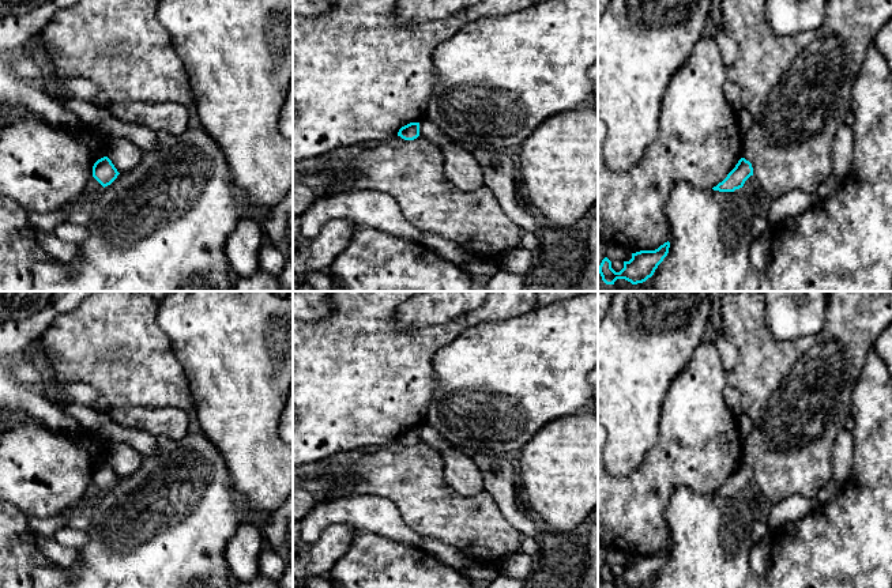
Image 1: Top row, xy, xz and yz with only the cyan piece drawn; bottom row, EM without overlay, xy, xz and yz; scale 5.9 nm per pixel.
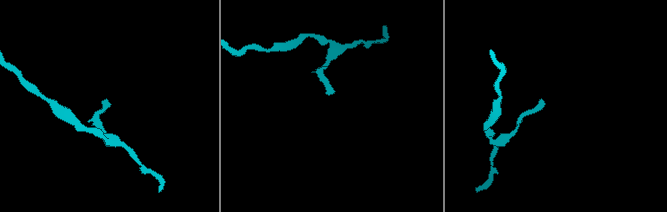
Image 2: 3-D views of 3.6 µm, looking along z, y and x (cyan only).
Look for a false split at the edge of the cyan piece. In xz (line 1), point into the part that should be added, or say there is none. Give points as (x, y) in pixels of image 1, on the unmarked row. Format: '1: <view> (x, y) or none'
1: none

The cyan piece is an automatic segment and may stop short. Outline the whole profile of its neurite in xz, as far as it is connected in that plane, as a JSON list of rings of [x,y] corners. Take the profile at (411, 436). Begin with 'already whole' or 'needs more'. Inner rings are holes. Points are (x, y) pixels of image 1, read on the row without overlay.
already whole; [[[410,427],[402,431],[398,437],[398,441],[400,441],[404,445],[417,444],[419,441],[419,427]]]

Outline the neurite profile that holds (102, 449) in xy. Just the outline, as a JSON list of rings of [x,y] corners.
[[[82,438],[83,444],[89,444],[93,449],[97,451],[98,453],[98,464],[108,461],[109,459],[109,446],[108,444],[102,442],[102,441],[86,441],[84,438]]]

